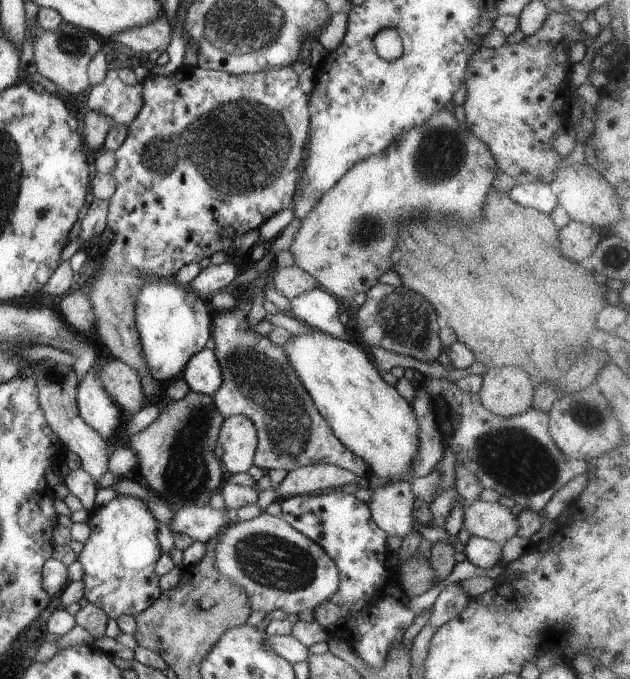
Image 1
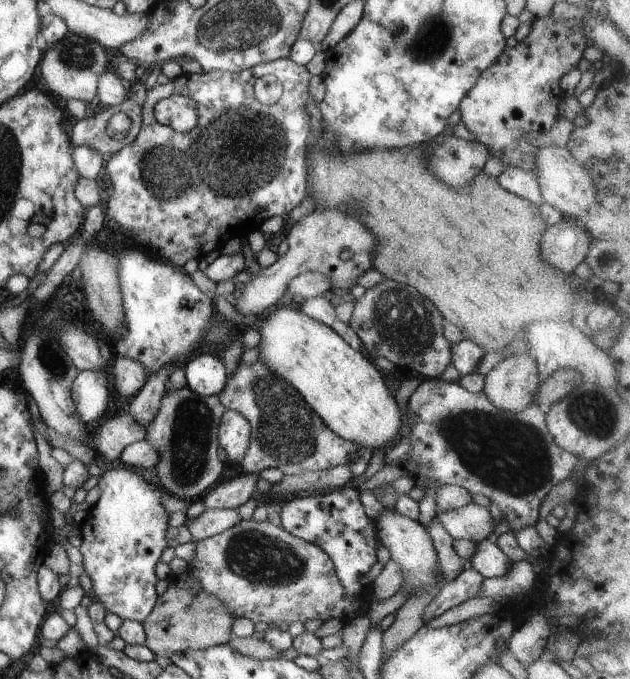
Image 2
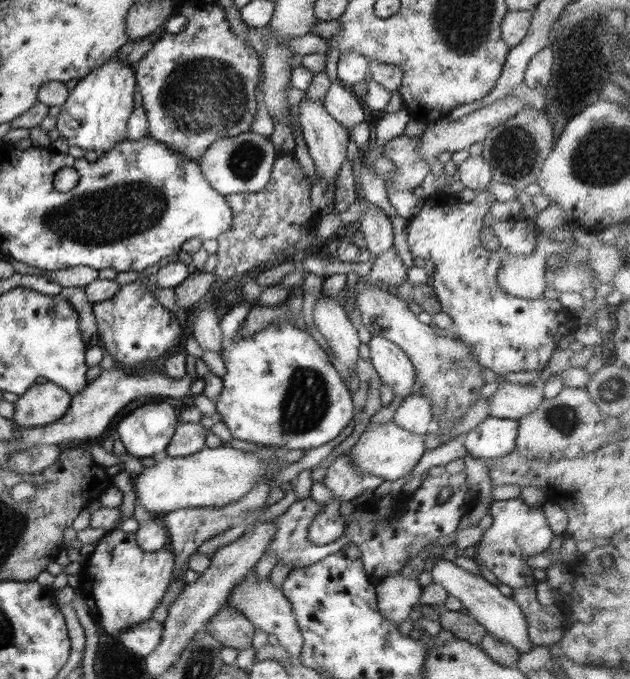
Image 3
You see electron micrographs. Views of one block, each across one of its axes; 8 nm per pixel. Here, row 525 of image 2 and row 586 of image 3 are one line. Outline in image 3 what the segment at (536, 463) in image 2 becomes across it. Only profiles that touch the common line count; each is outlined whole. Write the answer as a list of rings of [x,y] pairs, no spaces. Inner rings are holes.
[[[521,498],[514,500],[496,500],[491,503],[489,513],[493,523],[484,531],[476,547],[473,560],[480,560],[502,584],[507,584],[514,591],[526,586],[535,586],[538,580],[532,575],[532,568],[527,568],[522,560],[539,553],[544,553],[556,536],[546,520],[544,506],[530,506]]]

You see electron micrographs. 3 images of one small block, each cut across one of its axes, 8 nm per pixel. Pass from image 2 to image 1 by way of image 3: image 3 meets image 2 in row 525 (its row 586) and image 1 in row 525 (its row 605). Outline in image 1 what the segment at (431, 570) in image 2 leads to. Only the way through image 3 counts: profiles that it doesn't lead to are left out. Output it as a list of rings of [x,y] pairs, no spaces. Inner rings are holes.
[[[408,481],[393,482],[384,487],[378,487],[372,490],[373,494],[367,505],[370,507],[372,520],[380,527],[388,536],[396,536],[396,538],[406,538],[408,534],[414,532],[416,522],[412,516],[414,512],[415,496]]]

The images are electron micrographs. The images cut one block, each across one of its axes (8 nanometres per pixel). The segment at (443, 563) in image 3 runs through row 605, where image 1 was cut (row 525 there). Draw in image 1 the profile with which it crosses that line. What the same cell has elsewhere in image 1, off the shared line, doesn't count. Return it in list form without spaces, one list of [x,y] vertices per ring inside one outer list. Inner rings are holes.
[[[476,501],[463,514],[462,537],[478,536],[504,545],[518,534],[518,516],[498,501]]]

